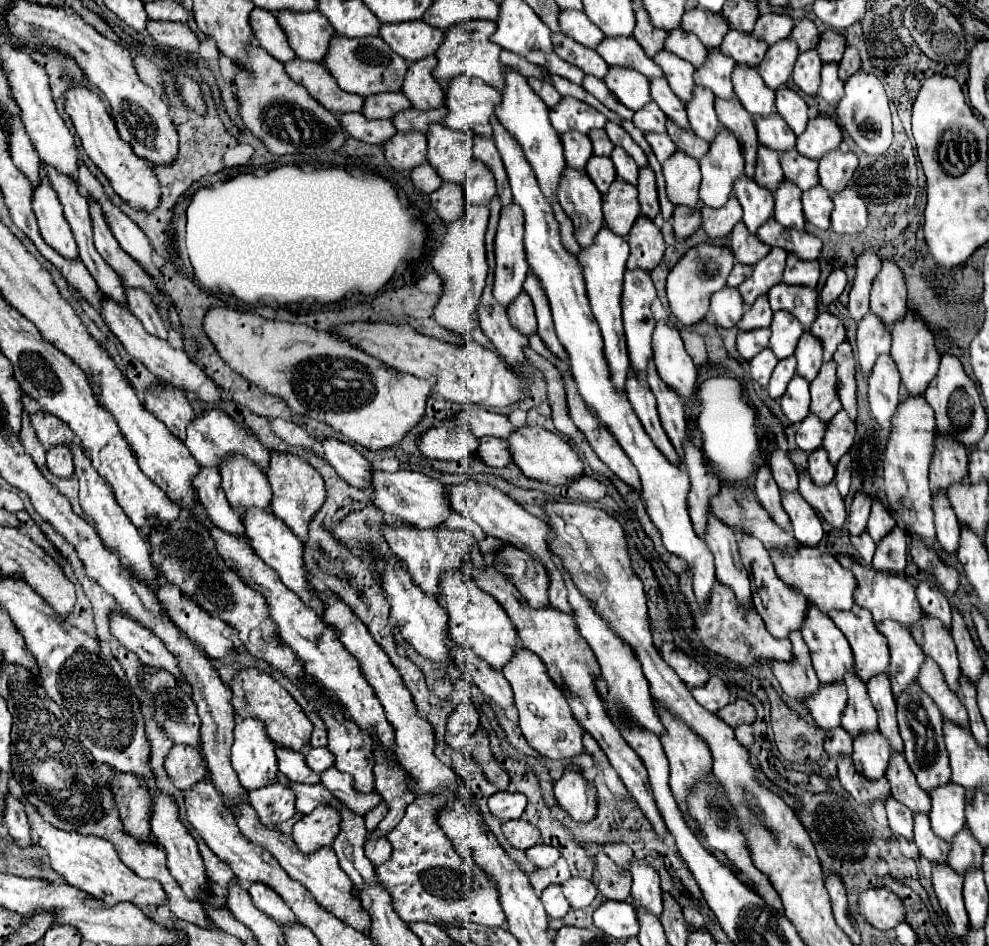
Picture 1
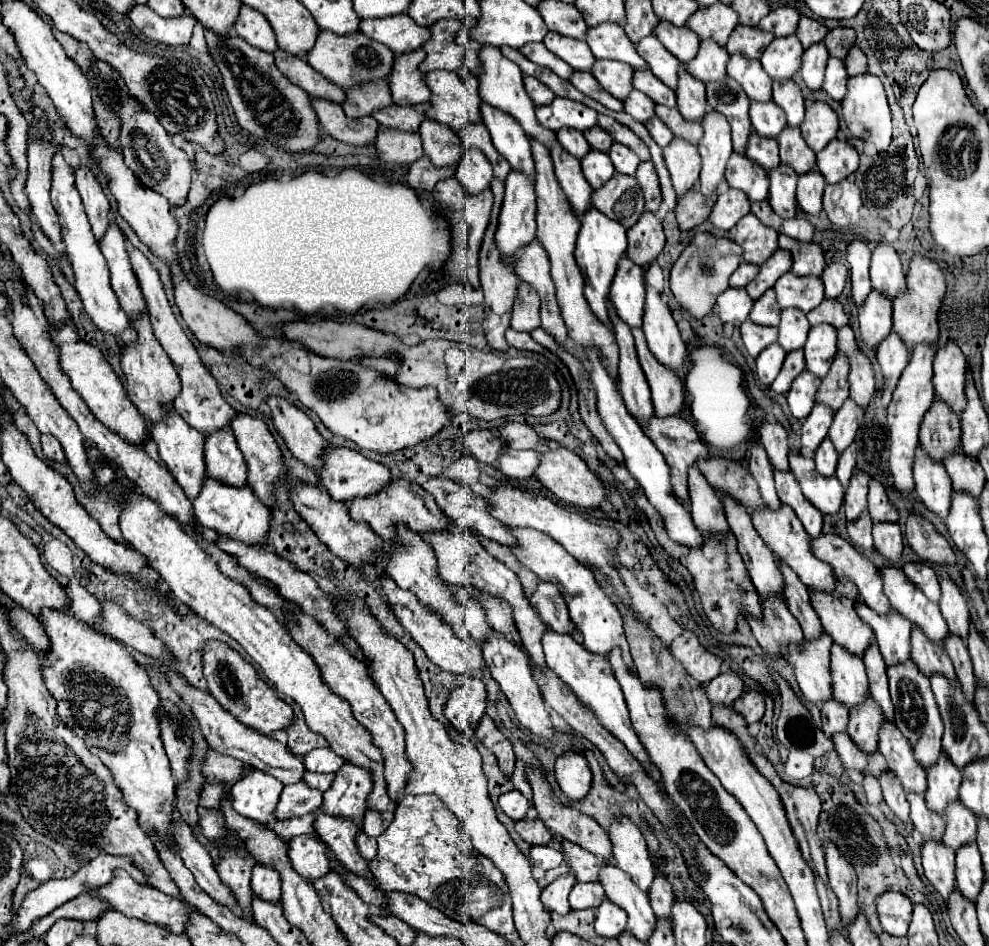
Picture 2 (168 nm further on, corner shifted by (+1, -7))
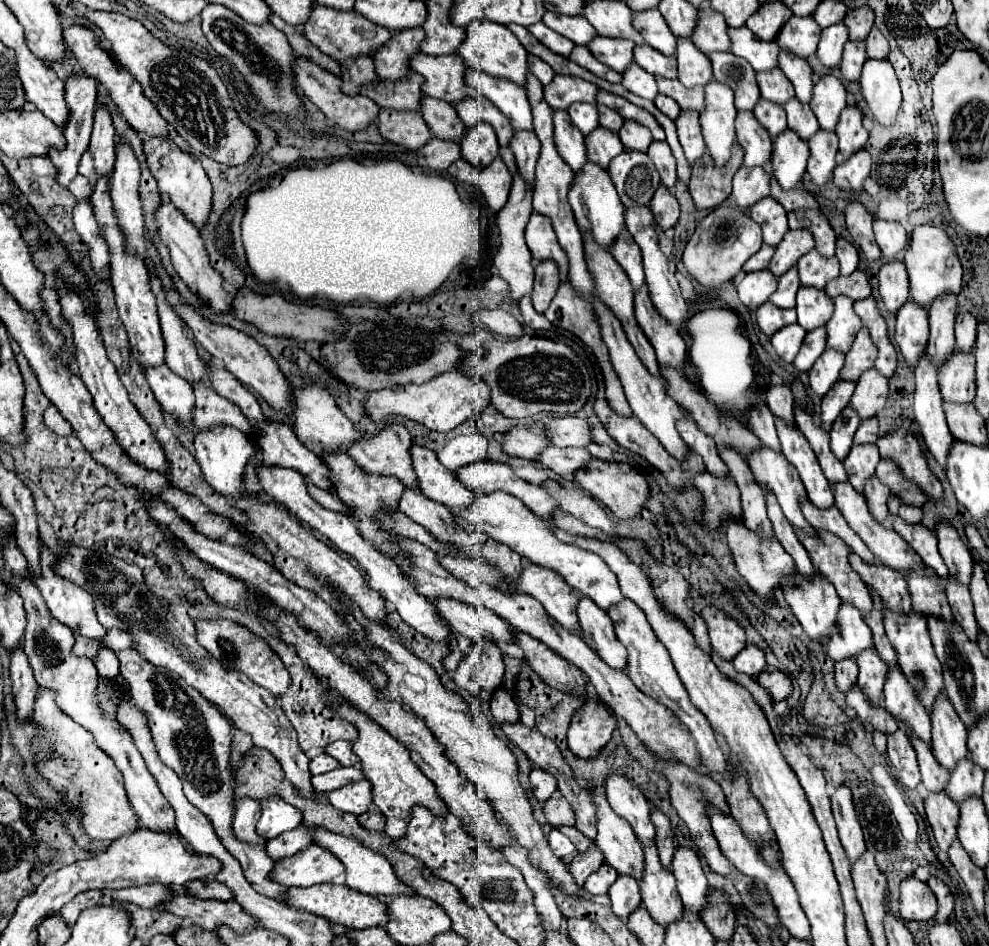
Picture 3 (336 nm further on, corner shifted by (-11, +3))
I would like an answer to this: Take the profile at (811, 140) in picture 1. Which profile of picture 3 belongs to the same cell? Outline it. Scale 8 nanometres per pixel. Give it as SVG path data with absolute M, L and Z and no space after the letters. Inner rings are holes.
M824 75L816 81L810 107L818 117L818 123L826 131L834 131L838 115L846 107L846 89L834 75Z

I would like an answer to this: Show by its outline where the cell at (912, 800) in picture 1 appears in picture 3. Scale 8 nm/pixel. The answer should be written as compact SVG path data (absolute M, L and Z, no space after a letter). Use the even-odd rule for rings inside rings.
M900 667L888 669L888 681L884 685L884 707L898 719L900 727L908 735L918 735L922 741L930 743L930 715L916 701L916 693L912 693L912 685L900 673Z

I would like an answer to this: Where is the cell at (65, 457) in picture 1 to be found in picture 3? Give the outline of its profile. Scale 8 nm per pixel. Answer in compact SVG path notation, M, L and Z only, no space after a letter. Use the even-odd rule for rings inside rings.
M50 403L46 413L44 413L44 423L48 425L48 429L52 429L54 433L60 433L60 435L70 435L72 433L72 427L68 425L68 421L60 415L60 411Z

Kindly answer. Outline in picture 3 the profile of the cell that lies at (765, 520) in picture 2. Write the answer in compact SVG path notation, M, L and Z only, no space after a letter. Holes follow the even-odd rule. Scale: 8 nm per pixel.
M762 447L760 453L752 453L752 457L748 457L748 465L756 481L764 489L772 489L776 493L778 503L792 527L814 533L800 509L800 497L806 493L796 467L782 453L772 453L768 447Z

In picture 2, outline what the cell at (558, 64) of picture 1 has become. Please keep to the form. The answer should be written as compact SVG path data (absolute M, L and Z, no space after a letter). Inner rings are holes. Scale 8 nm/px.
M528 43L528 45L524 45L524 47L520 49L520 53L522 53L526 59L530 59L532 63L542 65L542 67L548 67L550 71L554 71L558 77L562 77L562 79L566 79L566 81L568 81L568 79L572 77L572 73L574 73L574 69L568 67L568 63L564 63L560 57L552 55L542 43Z

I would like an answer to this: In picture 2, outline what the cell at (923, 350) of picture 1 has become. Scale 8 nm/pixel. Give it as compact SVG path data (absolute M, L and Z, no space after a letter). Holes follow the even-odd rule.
M912 257L910 269L906 275L906 293L894 299L894 331L900 335L904 347L914 351L916 345L936 347L938 341L938 309L944 297L946 283L940 267L926 257Z

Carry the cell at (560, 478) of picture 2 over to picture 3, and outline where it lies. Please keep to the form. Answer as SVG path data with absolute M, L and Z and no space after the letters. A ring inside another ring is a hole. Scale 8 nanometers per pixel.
M592 459L586 469L576 473L576 483L580 487L584 487L594 499L598 499L606 509L610 509L618 519L638 517L642 513L642 509L646 507L646 501L650 497L650 487L648 487L646 477L628 463Z

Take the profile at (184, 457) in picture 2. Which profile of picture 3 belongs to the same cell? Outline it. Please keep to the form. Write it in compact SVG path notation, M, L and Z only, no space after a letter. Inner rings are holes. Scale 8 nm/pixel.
M166 363L154 365L152 369L144 369L144 373L160 407L166 413L170 413L178 425L190 427L194 393L188 381L184 381L182 377L176 377L176 373L172 373L172 369L166 367Z

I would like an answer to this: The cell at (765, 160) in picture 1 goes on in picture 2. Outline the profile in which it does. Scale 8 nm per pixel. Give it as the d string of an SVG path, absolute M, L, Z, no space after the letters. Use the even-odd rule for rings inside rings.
M752 133L746 147L746 157L760 165L766 173L780 165L778 159L778 141L776 139L760 139L760 135Z

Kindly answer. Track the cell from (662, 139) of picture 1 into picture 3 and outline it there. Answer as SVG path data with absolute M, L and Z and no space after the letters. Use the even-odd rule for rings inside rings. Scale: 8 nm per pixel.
M658 93L656 95L656 107L662 111L662 113L666 113L670 119L676 119L678 117L678 113L680 113L680 107L676 105L676 101L672 101L670 97L666 97L666 95L662 95L662 93Z

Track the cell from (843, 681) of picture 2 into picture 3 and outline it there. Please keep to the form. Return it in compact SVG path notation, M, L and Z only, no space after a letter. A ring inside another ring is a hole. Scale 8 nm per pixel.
M840 603L840 617L836 617L836 633L832 633L832 641L828 641L826 651L834 661L858 657L858 653L872 645L872 631L852 609L852 605Z

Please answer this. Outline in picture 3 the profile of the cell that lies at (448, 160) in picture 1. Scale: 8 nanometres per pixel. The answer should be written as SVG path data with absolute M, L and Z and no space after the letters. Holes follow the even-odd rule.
M424 97L424 101L420 103L420 113L426 121L426 125L430 127L430 131L434 133L434 137L444 139L444 141L460 141L466 127L460 121L460 117L456 115L454 107L448 105L446 101L436 101L430 97Z

